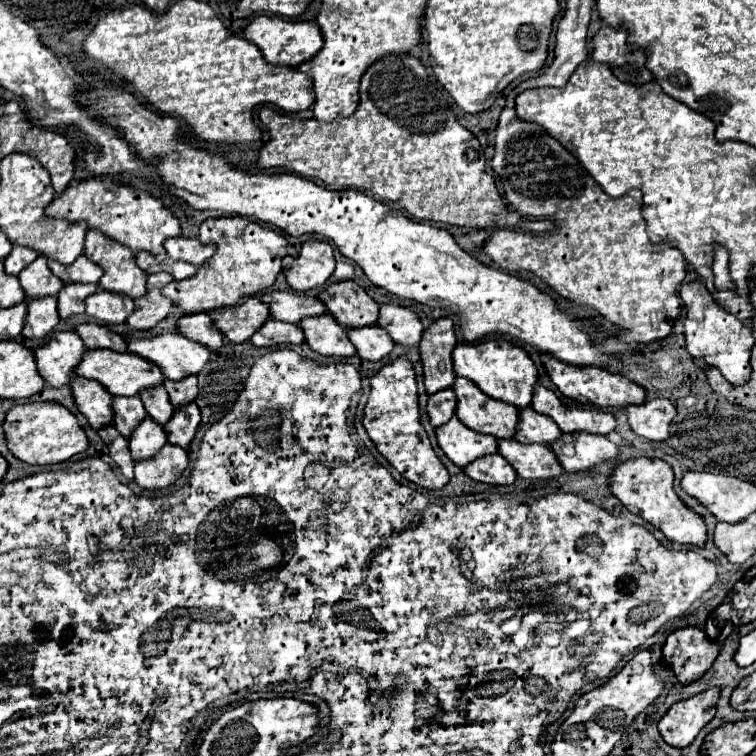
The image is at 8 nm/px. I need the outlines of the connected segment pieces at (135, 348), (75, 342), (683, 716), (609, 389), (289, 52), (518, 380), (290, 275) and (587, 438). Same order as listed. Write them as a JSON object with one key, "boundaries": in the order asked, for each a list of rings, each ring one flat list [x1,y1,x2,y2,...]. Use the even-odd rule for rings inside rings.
{"boundaries":[[[176,332,154,338,130,338,128,352,156,364,168,380,182,380,190,374,198,374,210,360,208,348,186,340]],[[54,332,46,346,34,350,34,356,40,376,54,388,60,388,70,382,84,352,86,348,76,332]],[[710,688,688,700,680,700,662,716,658,730,666,744,674,748,686,748,698,736,698,732,714,718,720,688]],[[542,356,542,364,550,376,550,380,556,384,556,388,584,404,584,406,594,406,594,408,606,408,606,406,626,406,626,404,642,404,646,398,646,392,642,386,634,384,626,376,618,372,610,372,606,368,572,368,572,364,560,364,560,360,552,360,552,356]],[[258,16,248,24,242,32,242,36,250,42,254,42,264,58,272,64,286,64,286,66,300,66,304,60,316,56,316,52,322,48,324,38,320,36,320,30,316,28,316,22,298,22,298,20,284,20,280,16]],[[492,338,480,344,458,344,452,352,452,360,456,376,470,378,490,398,514,404,516,408,526,408,530,404,538,372,530,356,512,342,504,338]],[[308,240,302,244,298,258,284,262,284,274,292,290,306,292,322,286,334,272,334,252,328,242]],[[588,432,564,434,560,440,552,440,548,446,556,454,558,464,568,472,586,470,594,464,616,458,618,452,618,448,606,436]]]}

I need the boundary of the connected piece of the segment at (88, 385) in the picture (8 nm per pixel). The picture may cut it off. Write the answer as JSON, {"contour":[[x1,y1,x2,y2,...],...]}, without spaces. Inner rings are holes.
{"contour":[[74,376,70,388,78,410,86,416,88,424,94,430,100,430,112,422,112,408,110,408,112,394,106,392,104,386,100,386,94,380]]}

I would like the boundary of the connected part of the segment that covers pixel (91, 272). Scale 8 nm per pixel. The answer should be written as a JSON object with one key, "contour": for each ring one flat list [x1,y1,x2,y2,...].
{"contour":[[84,254,78,256,74,260,74,264,60,264,56,260,50,260,48,262,48,268,64,282,64,284,70,284,70,282,92,282,96,284,100,278,102,278,102,268,98,264,94,264,92,260,88,260]]}

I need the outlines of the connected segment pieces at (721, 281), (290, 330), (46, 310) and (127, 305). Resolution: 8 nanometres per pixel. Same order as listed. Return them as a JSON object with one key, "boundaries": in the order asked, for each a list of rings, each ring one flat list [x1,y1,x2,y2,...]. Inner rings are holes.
{"boundaries":[[[716,246,716,258,714,258,714,284,718,290,728,290,732,288,732,280,730,280,730,272,728,272,728,252,724,252,726,248]],[[268,320,262,324,262,328,250,338,252,344,256,346,294,346,294,344,304,344,304,334,298,324,286,324,278,320]],[[48,296,44,300,28,300,28,316,24,320,24,338,44,338,60,322,56,310,56,298]],[[96,288,96,292,86,300,86,314,102,324,122,324,132,310,132,298,116,296,114,292,104,292,102,288]]]}

